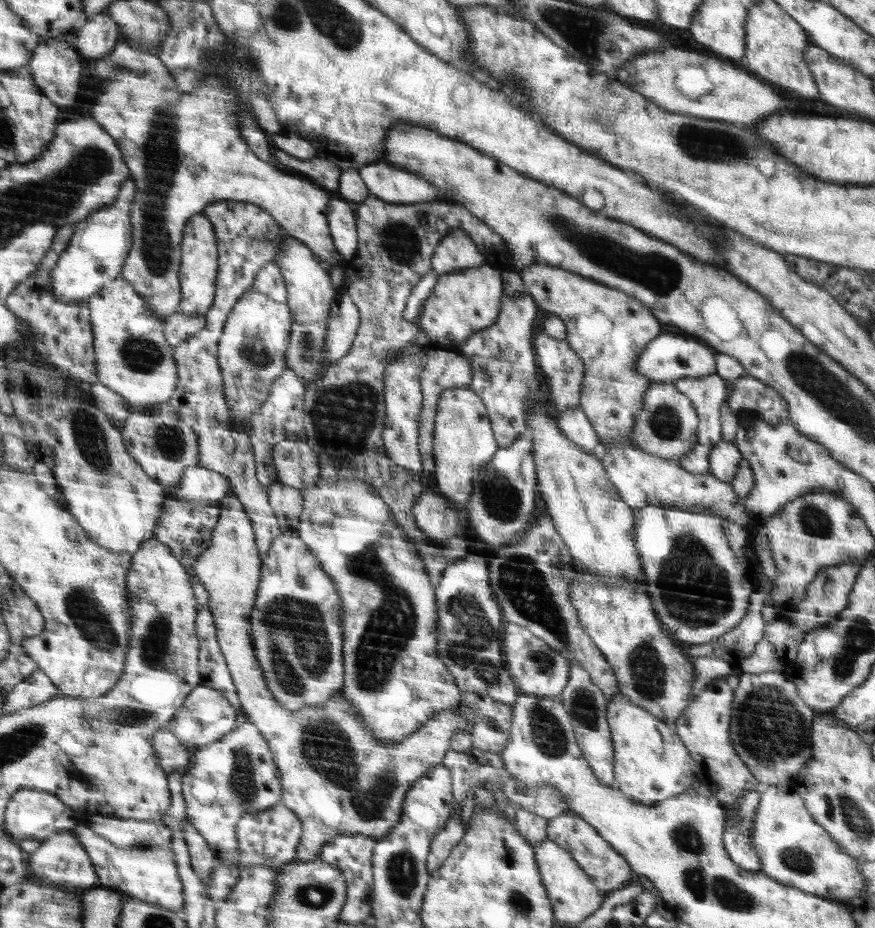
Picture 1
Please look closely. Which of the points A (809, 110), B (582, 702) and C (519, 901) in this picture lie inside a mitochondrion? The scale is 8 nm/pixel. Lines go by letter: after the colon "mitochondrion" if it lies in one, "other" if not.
A: other
B: mitochondrion
C: mitochondrion

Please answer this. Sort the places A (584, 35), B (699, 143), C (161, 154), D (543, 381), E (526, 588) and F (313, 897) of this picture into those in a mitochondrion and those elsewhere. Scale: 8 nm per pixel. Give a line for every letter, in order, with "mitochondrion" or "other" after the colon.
A: mitochondrion
B: mitochondrion
C: mitochondrion
D: other
E: mitochondrion
F: mitochondrion

